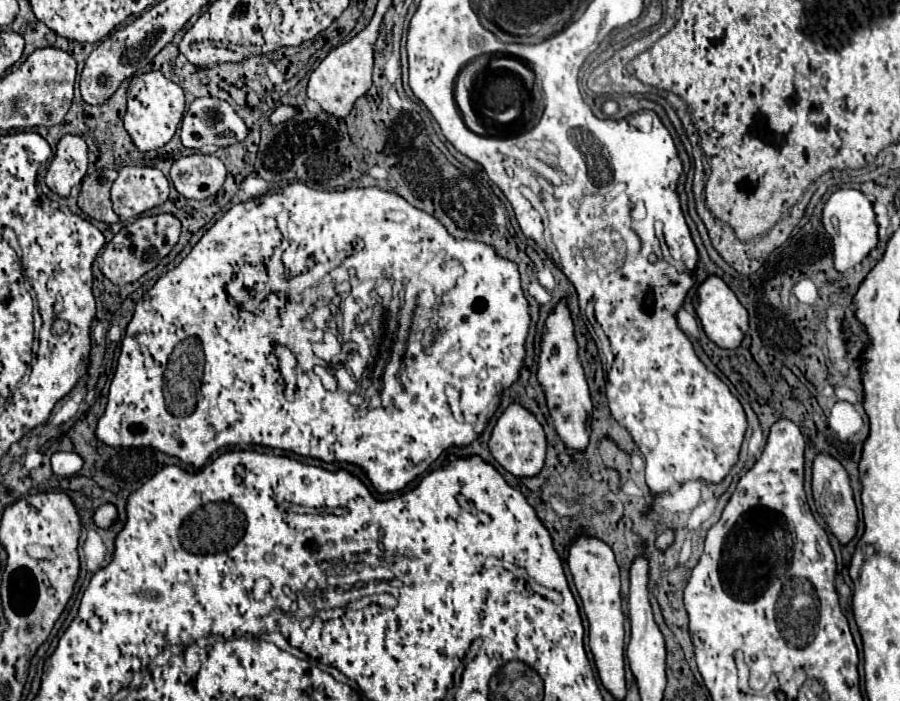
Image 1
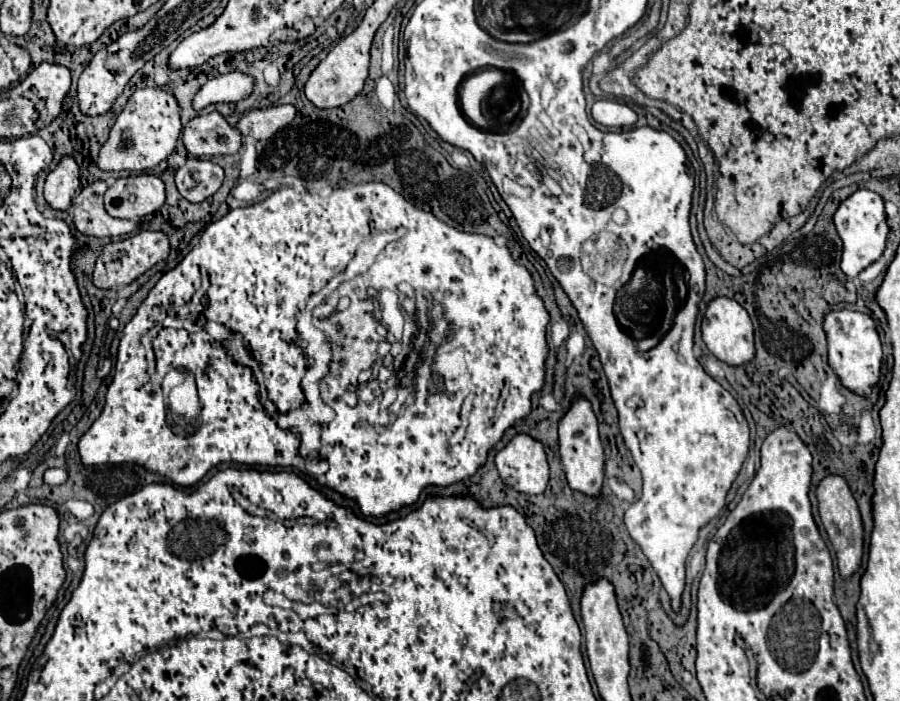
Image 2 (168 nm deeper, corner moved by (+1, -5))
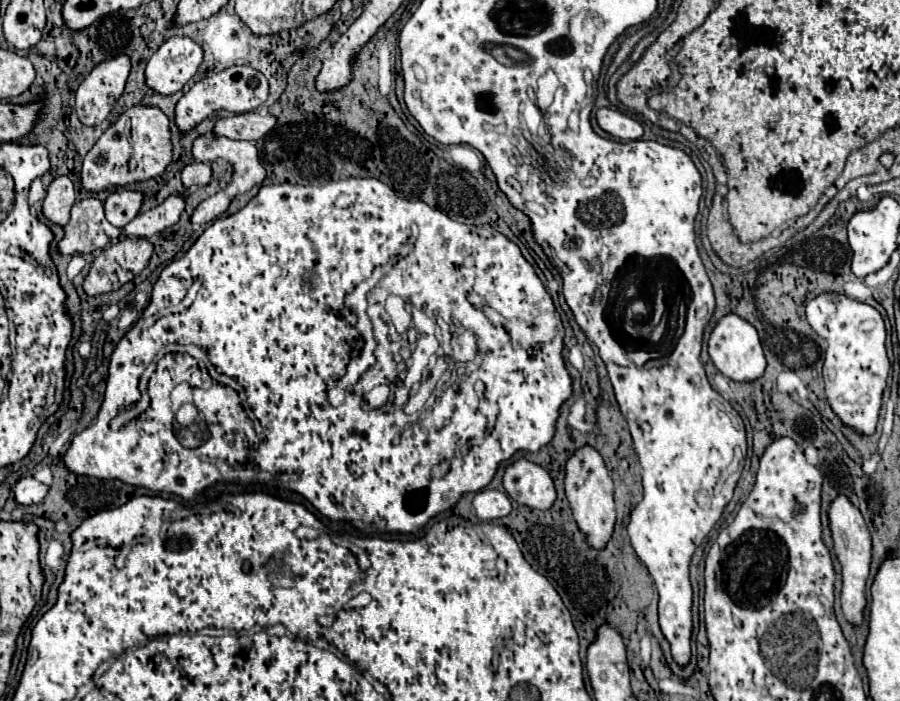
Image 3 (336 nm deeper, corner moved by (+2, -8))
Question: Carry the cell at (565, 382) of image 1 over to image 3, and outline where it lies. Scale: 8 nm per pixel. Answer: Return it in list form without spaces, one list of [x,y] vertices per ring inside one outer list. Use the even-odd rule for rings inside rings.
[[[584,446],[576,450],[576,454],[566,464],[566,498],[570,502],[572,516],[586,536],[586,542],[592,550],[604,550],[608,540],[612,538],[616,524],[616,508],[614,508],[614,490],[612,478],[604,466],[602,456],[592,448]]]

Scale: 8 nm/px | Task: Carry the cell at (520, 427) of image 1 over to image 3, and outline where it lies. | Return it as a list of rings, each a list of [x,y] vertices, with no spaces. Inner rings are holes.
[[[518,460],[506,468],[504,488],[512,500],[534,510],[550,510],[556,502],[550,474],[530,460]]]

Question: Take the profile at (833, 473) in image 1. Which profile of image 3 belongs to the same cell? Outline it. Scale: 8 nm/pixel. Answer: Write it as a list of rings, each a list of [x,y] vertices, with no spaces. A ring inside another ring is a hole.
[[[838,496],[832,502],[828,516],[830,516],[834,550],[842,564],[842,612],[852,626],[860,626],[864,618],[864,608],[866,608],[864,590],[866,590],[866,580],[868,580],[870,562],[872,562],[872,538],[860,510],[846,496]]]

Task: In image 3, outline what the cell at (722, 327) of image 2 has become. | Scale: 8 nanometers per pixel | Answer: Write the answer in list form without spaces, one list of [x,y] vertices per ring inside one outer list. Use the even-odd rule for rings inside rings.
[[[728,314],[716,324],[716,328],[708,340],[708,354],[714,362],[714,366],[734,382],[754,382],[766,370],[766,356],[764,356],[756,328],[736,314]]]

